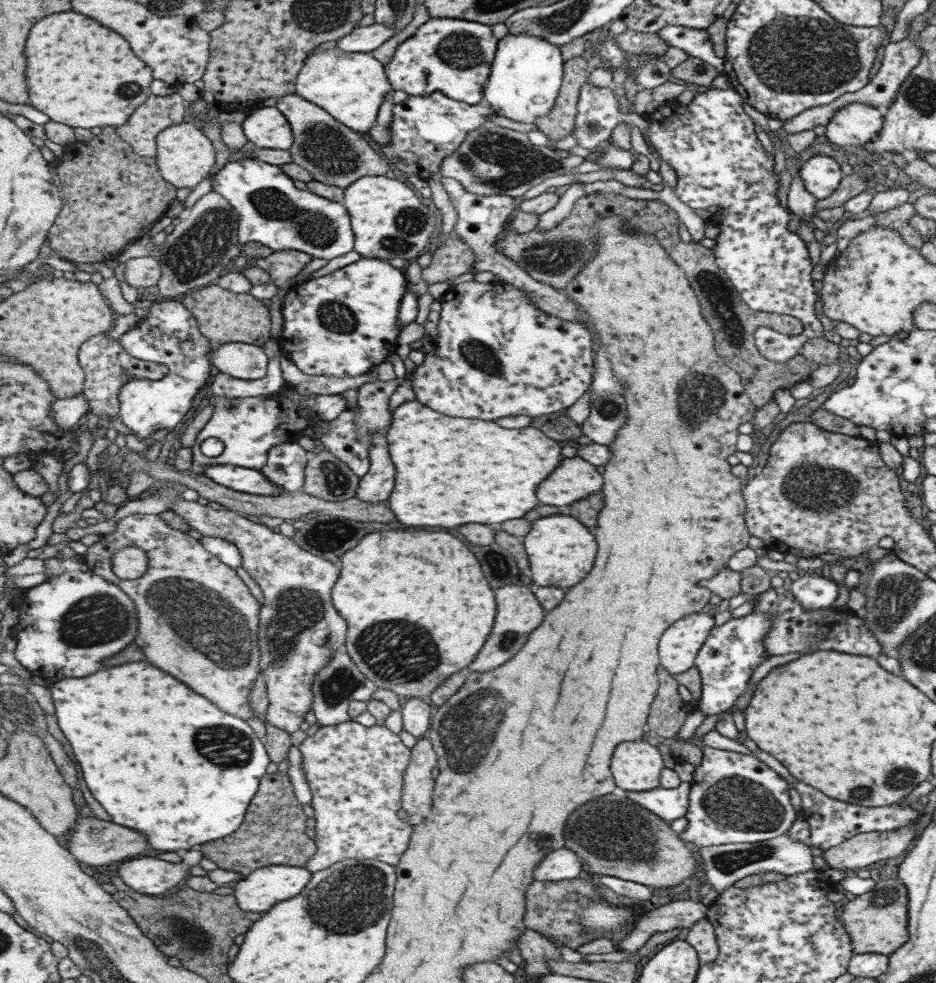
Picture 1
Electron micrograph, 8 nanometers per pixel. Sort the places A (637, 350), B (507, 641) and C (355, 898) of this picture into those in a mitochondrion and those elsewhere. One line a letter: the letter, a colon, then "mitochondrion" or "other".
A: other
B: mitochondrion
C: mitochondrion

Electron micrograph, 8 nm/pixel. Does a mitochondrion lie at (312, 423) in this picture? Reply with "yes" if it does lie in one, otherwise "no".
no

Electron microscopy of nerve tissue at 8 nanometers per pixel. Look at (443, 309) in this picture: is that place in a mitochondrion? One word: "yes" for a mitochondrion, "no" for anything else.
no

